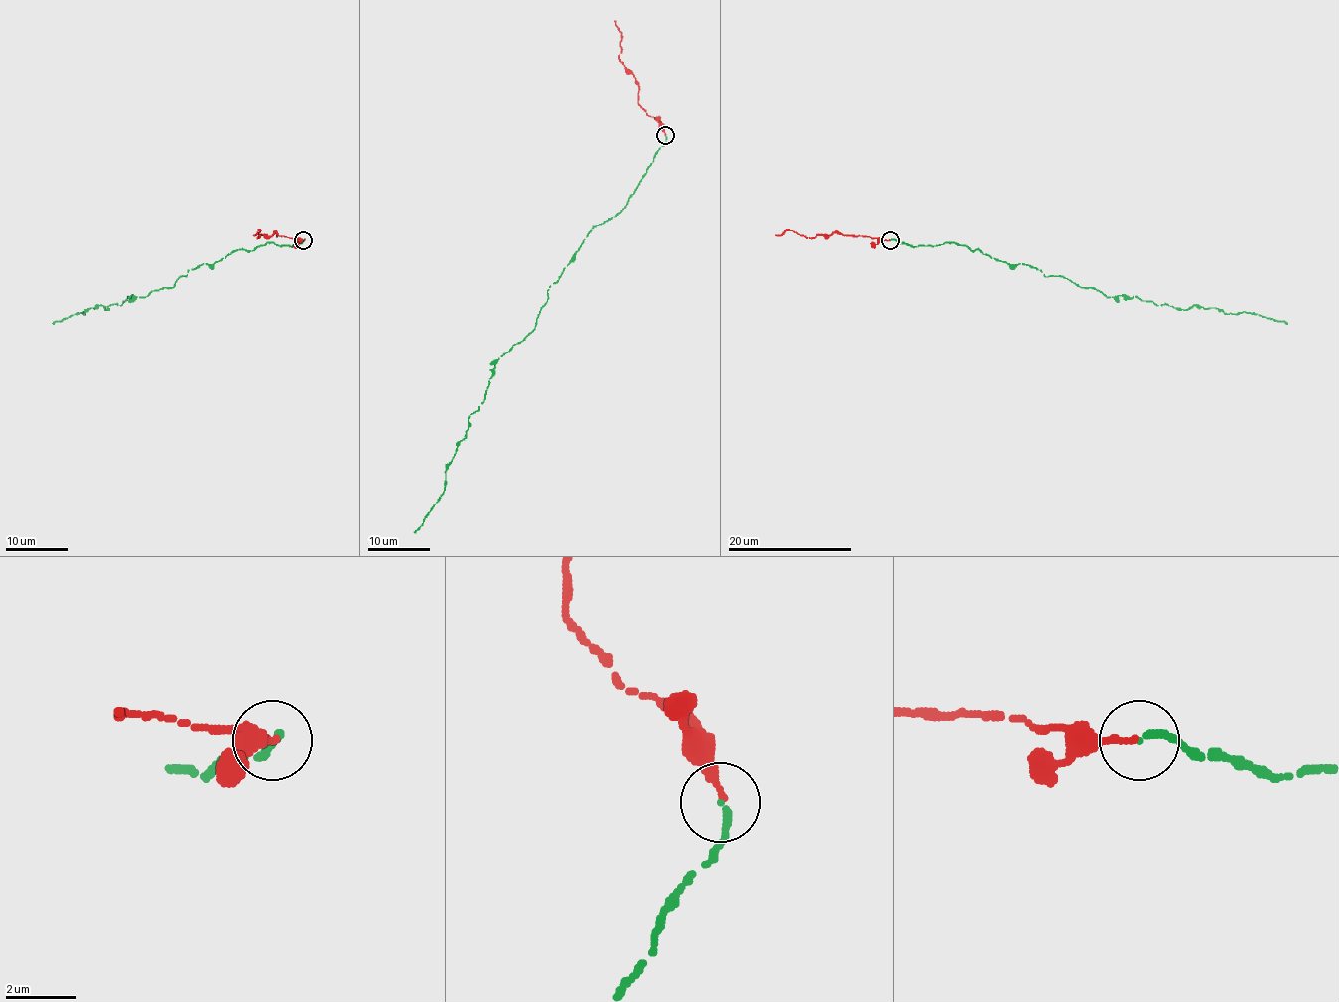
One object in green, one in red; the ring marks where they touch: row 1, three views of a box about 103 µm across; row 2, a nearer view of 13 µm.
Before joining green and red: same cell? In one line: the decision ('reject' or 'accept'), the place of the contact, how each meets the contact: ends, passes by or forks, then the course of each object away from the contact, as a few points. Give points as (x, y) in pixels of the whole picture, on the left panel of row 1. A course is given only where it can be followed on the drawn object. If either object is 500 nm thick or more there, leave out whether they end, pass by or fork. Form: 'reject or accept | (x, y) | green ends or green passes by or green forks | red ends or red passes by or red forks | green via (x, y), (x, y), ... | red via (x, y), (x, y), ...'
reject | (303, 240) | green ends | red ends | green via (304, 240), (234, 250), (180, 276), (173, 287), (53, 324) | red via (304, 240), (277, 234), (257, 237), (259, 230), (252, 234)

